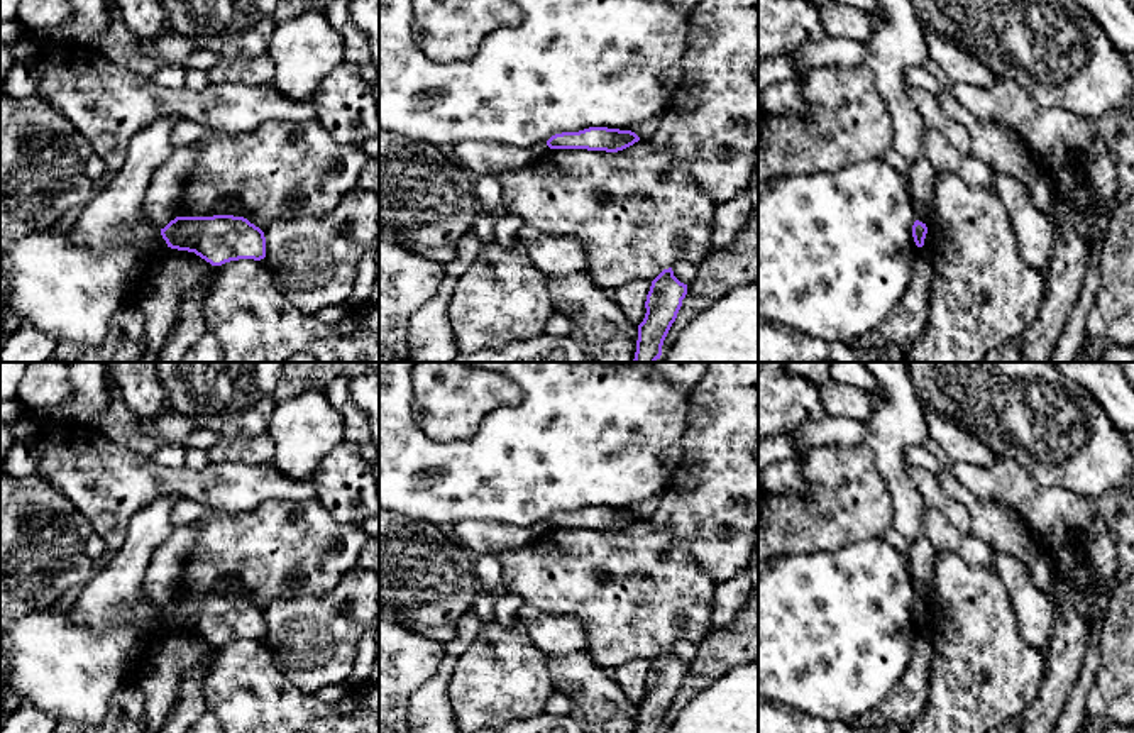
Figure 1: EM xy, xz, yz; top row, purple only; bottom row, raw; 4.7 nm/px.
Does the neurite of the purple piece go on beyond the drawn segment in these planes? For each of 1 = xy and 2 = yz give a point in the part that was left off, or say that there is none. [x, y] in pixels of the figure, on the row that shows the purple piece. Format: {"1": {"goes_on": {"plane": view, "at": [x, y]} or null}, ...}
{"1": {"goes_on": null}, "2": {"goes_on": null}}

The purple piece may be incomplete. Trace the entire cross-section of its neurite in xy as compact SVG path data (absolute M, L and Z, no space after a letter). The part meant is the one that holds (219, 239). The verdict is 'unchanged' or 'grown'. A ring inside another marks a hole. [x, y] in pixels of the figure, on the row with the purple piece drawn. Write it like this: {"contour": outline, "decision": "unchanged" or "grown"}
{"contour": "M176 217L161 235L168 247L195 252L212 266L266 257L264 232L244 217Z", "decision": "unchanged"}

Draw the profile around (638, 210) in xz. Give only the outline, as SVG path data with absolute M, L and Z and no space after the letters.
M648 141L618 151L552 149L521 169L501 174L501 210L518 215L547 235L569 235L584 244L587 273L594 283L611 293L635 281L653 281L675 262L702 264L713 252L716 203L697 186L689 164L667 151L657 151Z

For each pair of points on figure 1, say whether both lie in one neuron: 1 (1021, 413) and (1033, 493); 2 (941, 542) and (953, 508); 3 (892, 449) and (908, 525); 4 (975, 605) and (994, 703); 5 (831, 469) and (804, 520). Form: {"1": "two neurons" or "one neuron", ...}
{"1": "two neurons", "2": "two neurons", "3": "one neuron", "4": "one neuron", "5": "one neuron"}

